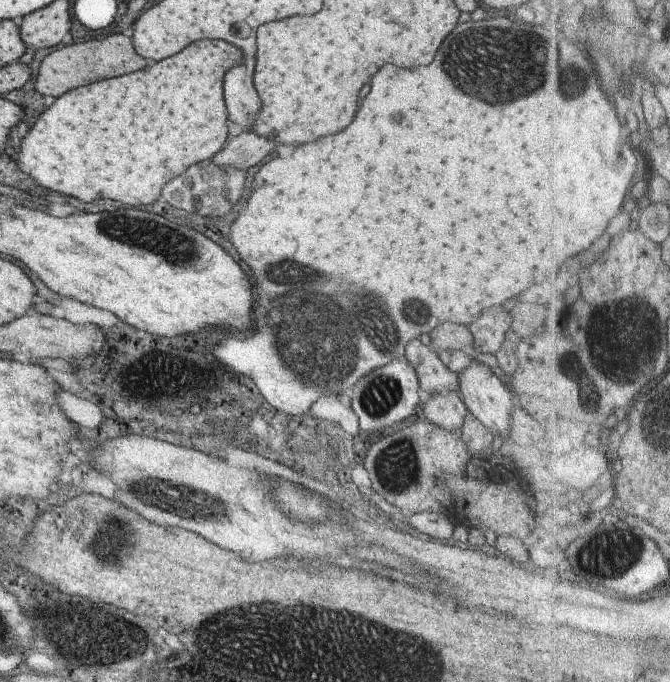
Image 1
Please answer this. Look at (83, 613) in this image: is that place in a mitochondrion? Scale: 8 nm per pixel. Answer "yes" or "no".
no

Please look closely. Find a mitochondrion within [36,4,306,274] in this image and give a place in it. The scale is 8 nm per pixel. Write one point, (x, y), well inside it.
(129, 231)

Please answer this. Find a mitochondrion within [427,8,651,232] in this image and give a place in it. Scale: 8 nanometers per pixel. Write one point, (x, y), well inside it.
(498, 62)

